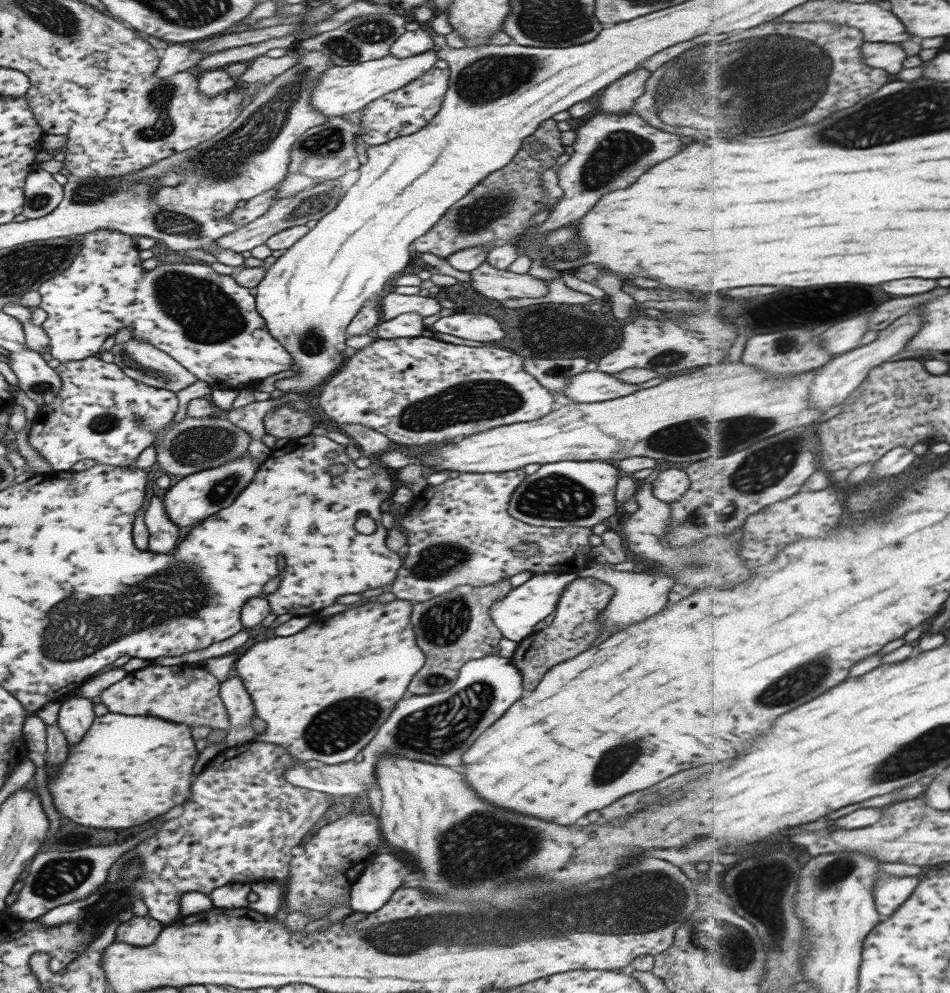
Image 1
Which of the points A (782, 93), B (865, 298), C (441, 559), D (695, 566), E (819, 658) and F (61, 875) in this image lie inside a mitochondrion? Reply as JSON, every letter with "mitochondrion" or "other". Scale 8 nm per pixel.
{"A":"mitochondrion","B":"other","C":"mitochondrion","D":"mitochondrion","E":"mitochondrion","F":"mitochondrion"}

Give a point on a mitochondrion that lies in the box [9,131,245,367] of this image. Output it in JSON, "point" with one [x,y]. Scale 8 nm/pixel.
{"point":[39,200]}

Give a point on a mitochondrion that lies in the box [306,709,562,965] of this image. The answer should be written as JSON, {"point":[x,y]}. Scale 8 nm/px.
{"point":[484,844]}

